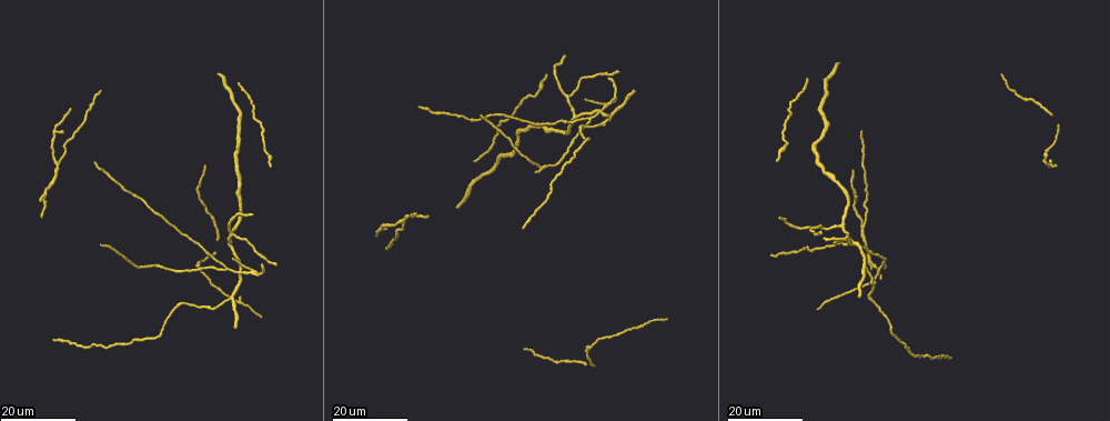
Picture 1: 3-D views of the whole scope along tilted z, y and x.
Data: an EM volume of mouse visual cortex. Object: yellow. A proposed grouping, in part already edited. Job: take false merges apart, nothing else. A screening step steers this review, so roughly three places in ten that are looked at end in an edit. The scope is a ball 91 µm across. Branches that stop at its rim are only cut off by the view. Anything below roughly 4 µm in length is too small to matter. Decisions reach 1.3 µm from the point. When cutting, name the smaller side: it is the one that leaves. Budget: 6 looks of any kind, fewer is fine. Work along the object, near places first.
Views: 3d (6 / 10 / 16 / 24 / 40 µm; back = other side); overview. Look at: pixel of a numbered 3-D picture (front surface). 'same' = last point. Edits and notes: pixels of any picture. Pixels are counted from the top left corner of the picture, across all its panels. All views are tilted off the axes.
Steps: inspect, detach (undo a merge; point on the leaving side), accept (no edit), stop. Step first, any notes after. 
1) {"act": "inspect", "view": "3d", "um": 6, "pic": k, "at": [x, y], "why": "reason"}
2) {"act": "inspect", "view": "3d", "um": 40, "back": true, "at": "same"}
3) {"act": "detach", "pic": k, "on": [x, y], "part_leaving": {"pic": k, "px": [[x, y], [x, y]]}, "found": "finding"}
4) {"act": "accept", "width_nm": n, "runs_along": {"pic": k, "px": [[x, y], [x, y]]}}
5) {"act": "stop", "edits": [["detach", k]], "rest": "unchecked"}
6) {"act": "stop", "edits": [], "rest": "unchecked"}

{"act": "inspect", "view": "3d", "um": 16, "pic": 1, "at": [231, 299], "why": "three-way junction"}

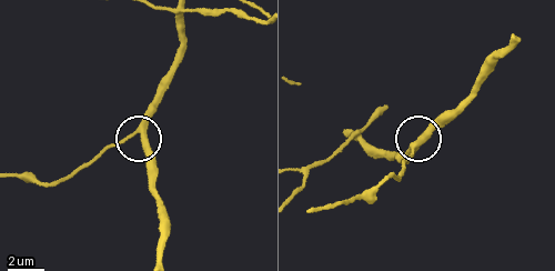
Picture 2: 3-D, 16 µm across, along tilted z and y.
{"act": "inspect", "view": "3d", "um": 6, "pic": 2, "at": [415, 149]}

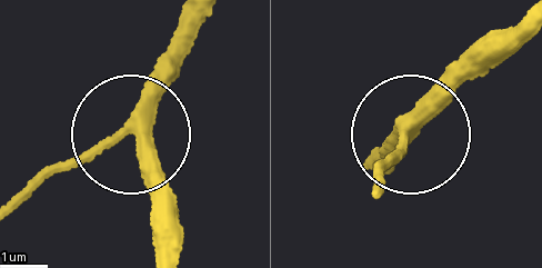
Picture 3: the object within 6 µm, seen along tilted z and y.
{"act": "accept", "arms": 3, "runs_along": {"pic": 3, "px": [[208, 19], [133, 135], [152, 240]]}, "found": "all the same neuron"}

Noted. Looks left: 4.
{"act": "inspect", "view": "3d", "um": 24, "pic": 1, "at": [840, 224], "why": "three-way junction"}

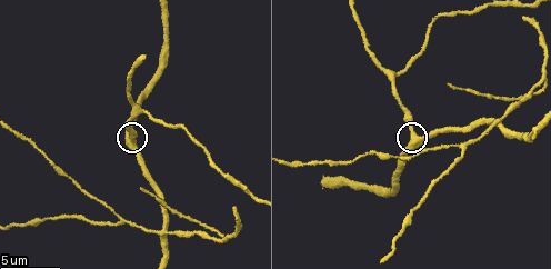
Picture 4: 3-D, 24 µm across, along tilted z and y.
{"act": "inspect", "view": "3d", "um": 10, "pic": 4, "at": [413, 137]}

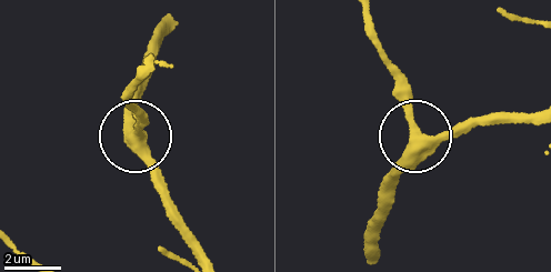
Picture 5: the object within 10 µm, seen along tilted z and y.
{"act": "accept", "width_nm": 320, "runs_along": {"pic": 5, "px": [[377, 231], [418, 138], [387, 69]]}, "found": "continuous, no second neuron"}

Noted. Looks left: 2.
{"act": "inspect", "view": "3d", "um": 6, "pic": 4, "at": [159, 233], "why": "four-way junction"}

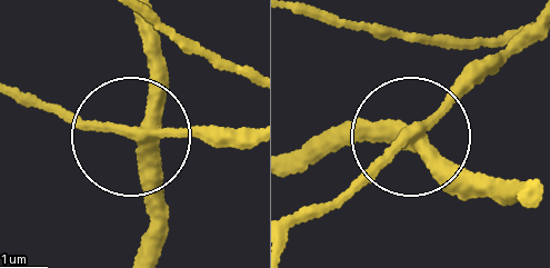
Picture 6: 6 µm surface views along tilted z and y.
{"act": "detach", "pic": 6, "on": [209, 132], "part_leaving": {"pic": 6, "px": [[138, 140], [12, 87]]}, "found": "two neurons meet here"}

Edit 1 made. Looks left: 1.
{"act": "stop", "edits": [["detach", 6]], "rest": "unchecked"}

